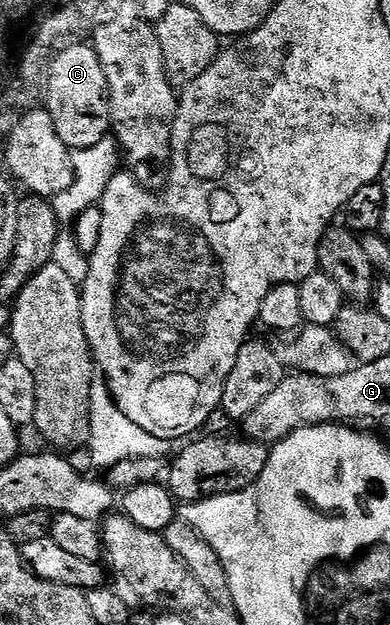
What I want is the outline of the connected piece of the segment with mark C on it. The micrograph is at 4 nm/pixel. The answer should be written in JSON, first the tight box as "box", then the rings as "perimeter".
{"box":[45,43,111,150],"perimeter":[[[82,43],[61,50],[46,70],[45,108],[53,119],[53,127],[68,150],[97,147],[111,133],[111,96],[94,48]]]}

